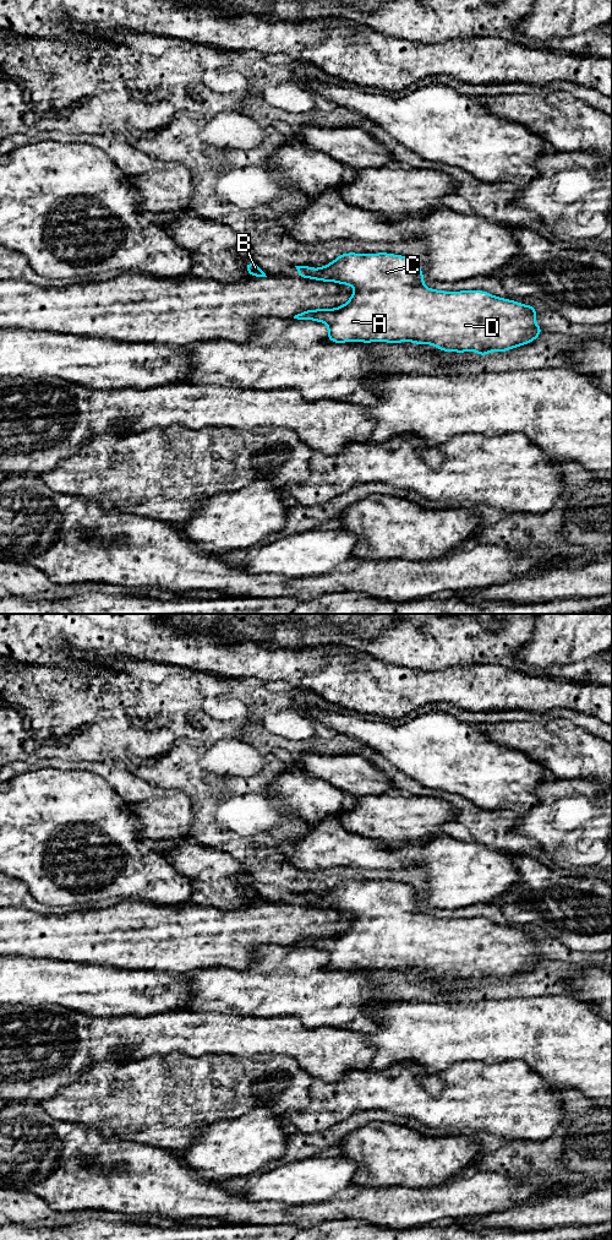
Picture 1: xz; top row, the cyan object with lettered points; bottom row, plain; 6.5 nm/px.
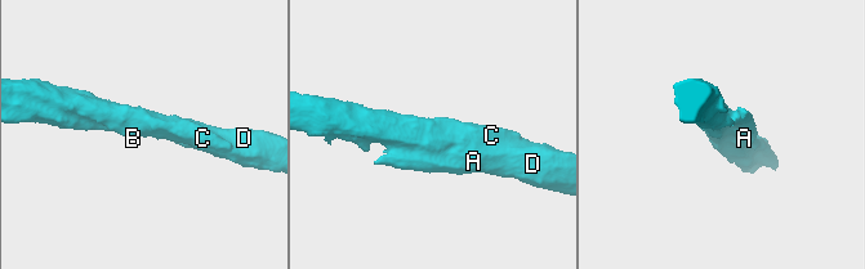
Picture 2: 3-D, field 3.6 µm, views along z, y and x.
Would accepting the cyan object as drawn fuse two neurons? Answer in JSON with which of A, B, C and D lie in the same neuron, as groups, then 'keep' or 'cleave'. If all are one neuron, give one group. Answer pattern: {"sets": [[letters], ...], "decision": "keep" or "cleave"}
{"sets": [["A", "B", "C", "D"]], "decision": "keep"}

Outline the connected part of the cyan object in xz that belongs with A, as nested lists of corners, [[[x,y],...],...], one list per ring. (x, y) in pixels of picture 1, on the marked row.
[[[348,252],[335,257],[330,263],[319,268],[295,266],[301,278],[323,282],[337,282],[355,288],[350,299],[334,309],[305,310],[294,316],[297,320],[313,320],[328,326],[328,341],[345,342],[412,342],[432,344],[443,352],[477,352],[483,358],[490,352],[507,352],[515,347],[531,343],[543,331],[535,321],[536,306],[517,303],[506,298],[494,297],[485,290],[444,292],[424,287],[425,278],[421,266],[410,257],[387,252],[355,254]]]

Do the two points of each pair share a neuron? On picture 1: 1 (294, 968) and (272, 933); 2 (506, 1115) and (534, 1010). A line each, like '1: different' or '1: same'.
1: different
2: different

